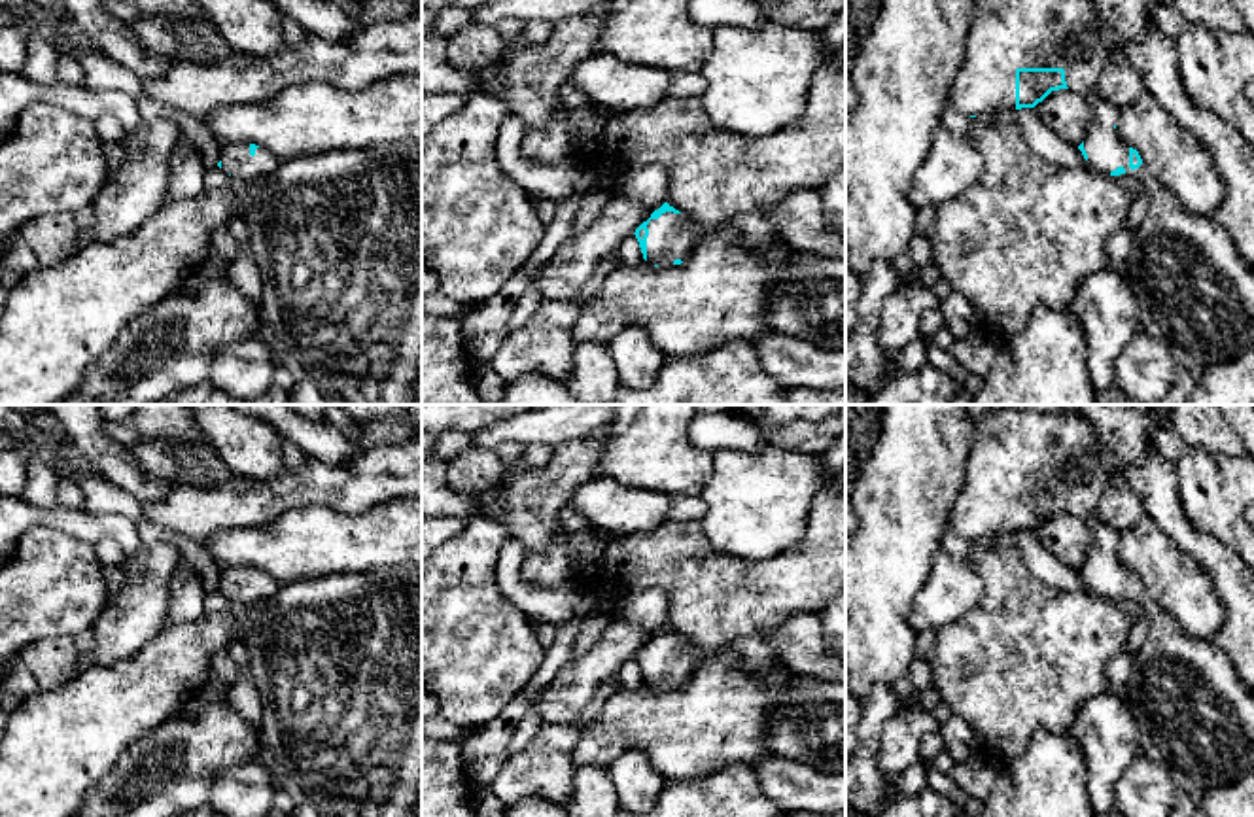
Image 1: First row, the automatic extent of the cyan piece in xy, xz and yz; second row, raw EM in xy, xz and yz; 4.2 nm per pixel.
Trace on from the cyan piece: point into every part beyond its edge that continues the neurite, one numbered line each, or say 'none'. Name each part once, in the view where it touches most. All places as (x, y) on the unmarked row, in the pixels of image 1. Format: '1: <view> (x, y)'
1: yz (1012, 451)

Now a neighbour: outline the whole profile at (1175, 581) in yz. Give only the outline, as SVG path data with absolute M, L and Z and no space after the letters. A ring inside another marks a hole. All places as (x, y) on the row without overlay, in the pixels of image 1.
M1148 514L1120 533L1116 558L1139 575L1146 594L1176 620L1188 637L1199 641L1216 637L1226 615L1209 573L1186 556Z

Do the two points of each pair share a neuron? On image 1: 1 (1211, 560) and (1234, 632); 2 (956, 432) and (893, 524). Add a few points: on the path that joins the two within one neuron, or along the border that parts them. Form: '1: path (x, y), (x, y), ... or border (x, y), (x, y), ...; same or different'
1: path (1228, 577), (1234, 585), (1234, 615); same
2: path (933, 454), (905, 486), (903, 502); same

